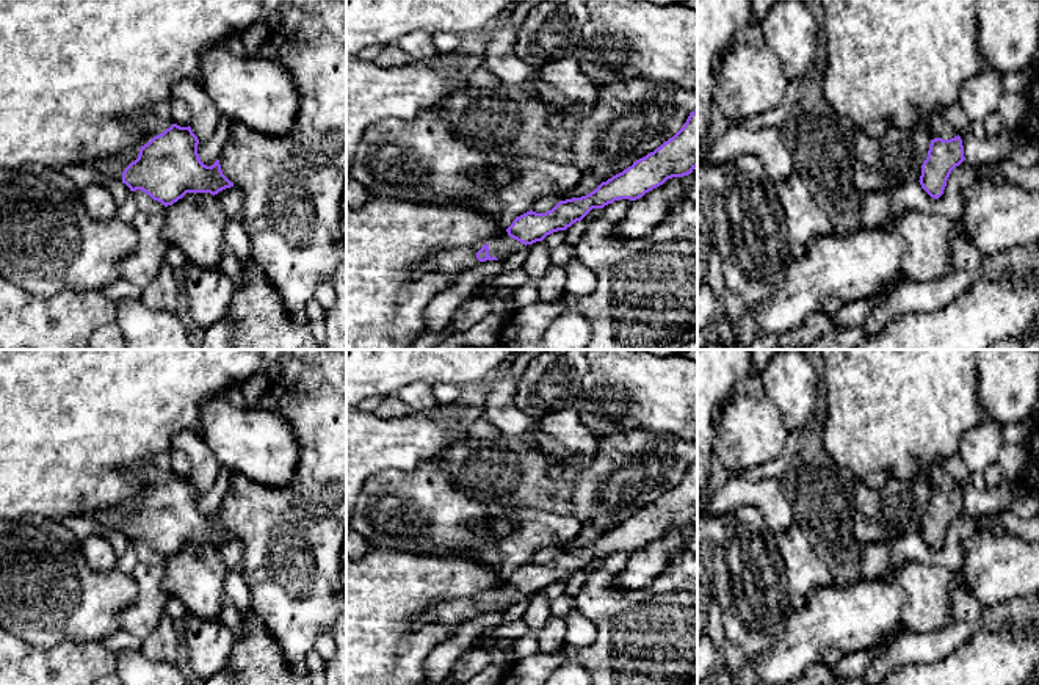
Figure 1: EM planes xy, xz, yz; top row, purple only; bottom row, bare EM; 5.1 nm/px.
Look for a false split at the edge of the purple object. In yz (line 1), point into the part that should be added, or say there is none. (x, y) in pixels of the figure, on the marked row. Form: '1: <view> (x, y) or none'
1: yz (939, 127)

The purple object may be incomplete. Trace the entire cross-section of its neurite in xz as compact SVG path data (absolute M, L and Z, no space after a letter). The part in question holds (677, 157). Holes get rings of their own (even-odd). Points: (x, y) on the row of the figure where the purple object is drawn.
M697 110L691 111L683 127L653 152L636 160L622 172L602 182L581 198L559 201L552 210L533 210L517 216L512 224L489 240L472 246L442 251L425 262L422 273L443 273L453 281L486 260L505 260L527 245L566 230L581 221L592 208L603 208L619 199L636 201L668 179L683 177L697 166Z

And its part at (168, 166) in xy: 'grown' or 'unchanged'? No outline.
grown

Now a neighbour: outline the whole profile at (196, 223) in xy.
M186 193L166 207L163 237L190 262L202 268L219 268L227 246L224 230L227 213L210 193Z

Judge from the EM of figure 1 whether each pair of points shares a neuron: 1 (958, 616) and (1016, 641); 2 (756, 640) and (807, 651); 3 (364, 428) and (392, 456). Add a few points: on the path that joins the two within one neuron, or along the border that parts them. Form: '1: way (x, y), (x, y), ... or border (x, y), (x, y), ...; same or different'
1: border (977, 632), (947, 654); different
2: border (790, 610), (785, 630), (743, 665); different
3: way (370, 434), (386, 450); same

